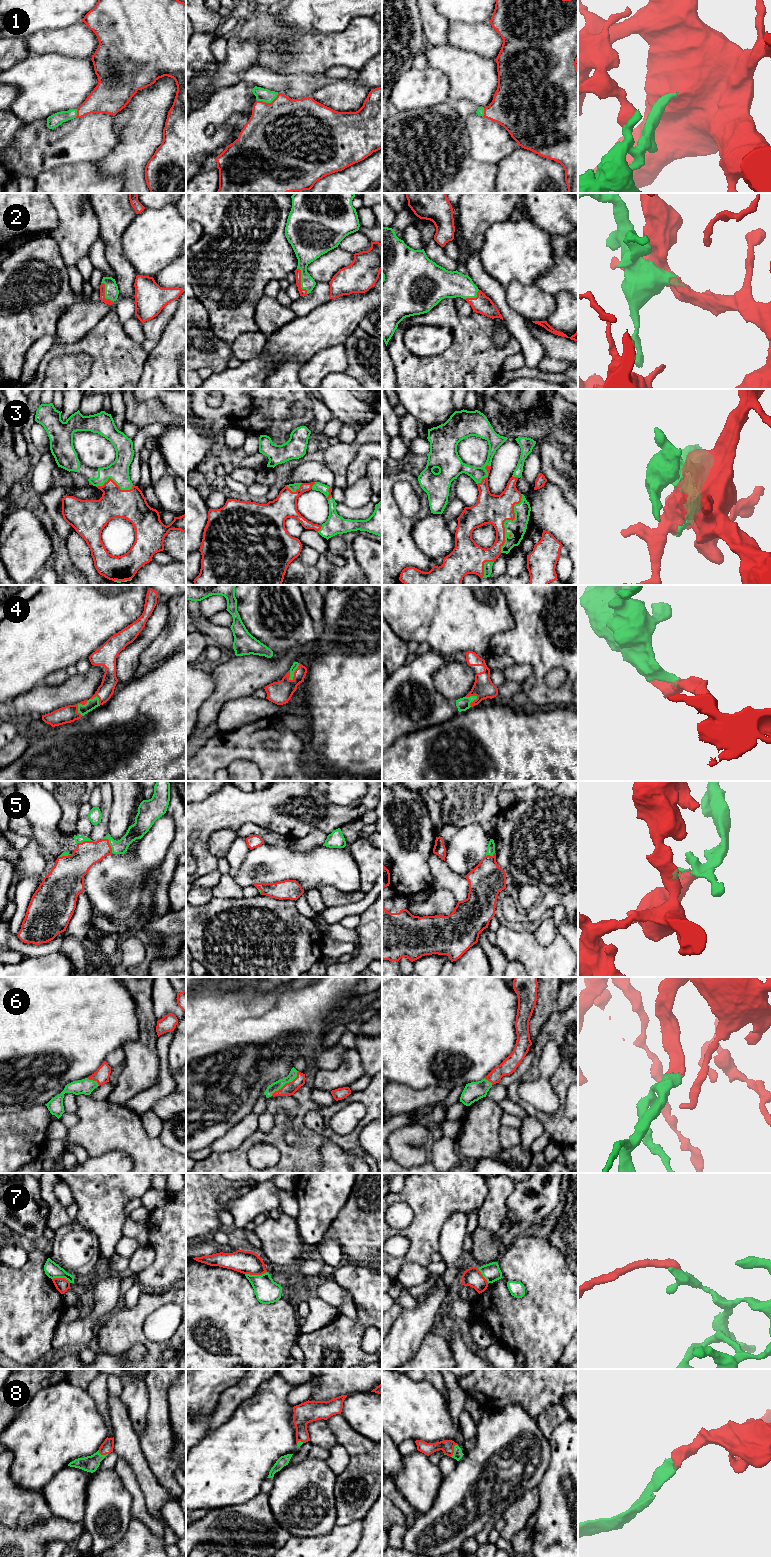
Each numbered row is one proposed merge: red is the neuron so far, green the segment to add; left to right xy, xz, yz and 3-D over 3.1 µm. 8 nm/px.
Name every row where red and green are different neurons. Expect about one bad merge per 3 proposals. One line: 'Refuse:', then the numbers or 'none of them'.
Refuse: 7

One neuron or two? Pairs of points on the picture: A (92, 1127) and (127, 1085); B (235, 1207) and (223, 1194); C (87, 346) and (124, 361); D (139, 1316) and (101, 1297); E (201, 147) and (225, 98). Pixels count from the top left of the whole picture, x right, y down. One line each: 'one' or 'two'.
A: two
B: two
C: one
D: two
E: one

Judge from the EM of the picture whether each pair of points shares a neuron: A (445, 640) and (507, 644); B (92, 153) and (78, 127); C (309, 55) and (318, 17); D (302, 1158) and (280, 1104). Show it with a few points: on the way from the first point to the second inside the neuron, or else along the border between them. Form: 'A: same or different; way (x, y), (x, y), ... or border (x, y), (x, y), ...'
A: different; border (509, 630), (496, 633), (491, 638), (488, 652)
B: same; way (92, 147), (79, 133)
C: different; border (292, 27), (301, 34), (339, 31)
D: different; border (274, 1115), (280, 1111), (285, 1111), (289, 1115)

